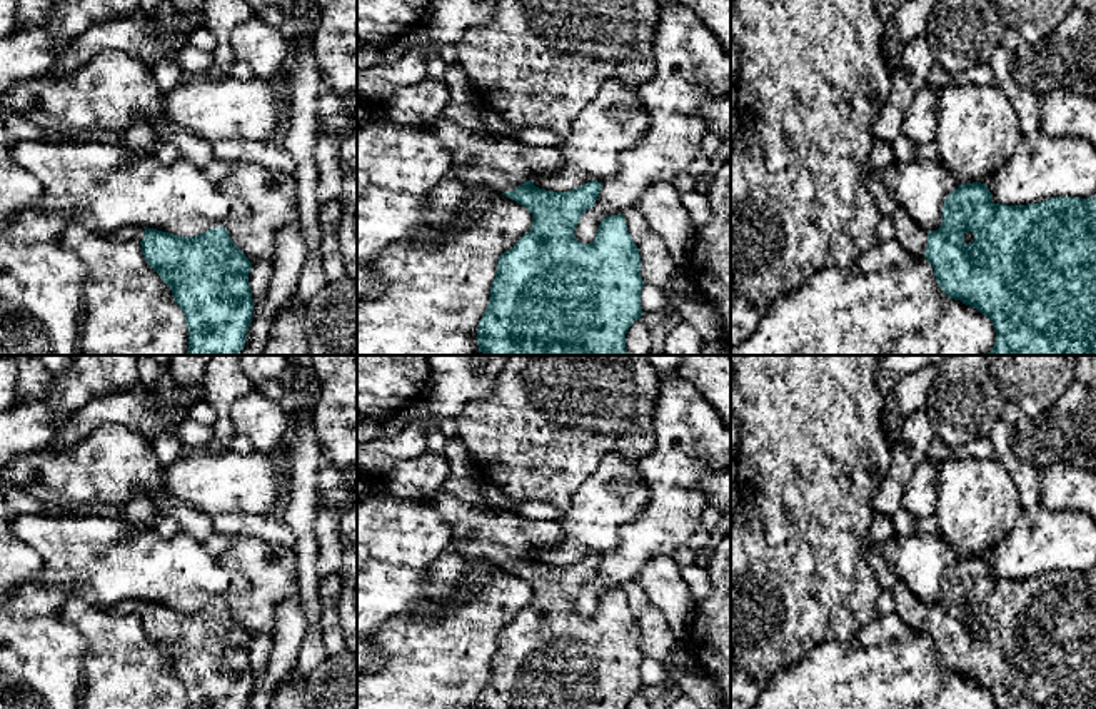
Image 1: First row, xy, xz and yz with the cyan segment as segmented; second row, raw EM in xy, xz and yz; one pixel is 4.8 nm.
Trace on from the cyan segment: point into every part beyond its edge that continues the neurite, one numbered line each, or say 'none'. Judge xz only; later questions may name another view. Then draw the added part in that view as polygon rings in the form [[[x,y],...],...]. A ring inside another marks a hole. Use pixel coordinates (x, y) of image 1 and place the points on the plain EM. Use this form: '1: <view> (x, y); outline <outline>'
1: xz (504, 538); outline [[[442,490],[424,499],[452,529],[452,547],[469,562],[489,559],[497,567],[515,564],[532,549],[559,541],[559,522],[527,519],[514,512],[492,512],[469,505]]]

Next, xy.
1: xy (127, 608); outline [[[77,586],[73,587],[73,594],[80,596],[85,602],[98,607],[98,609],[107,609],[110,614],[118,614],[118,616],[142,616],[145,611],[145,602],[143,601],[123,601],[118,602],[112,607],[103,607],[95,592],[90,587],[85,586]]]

